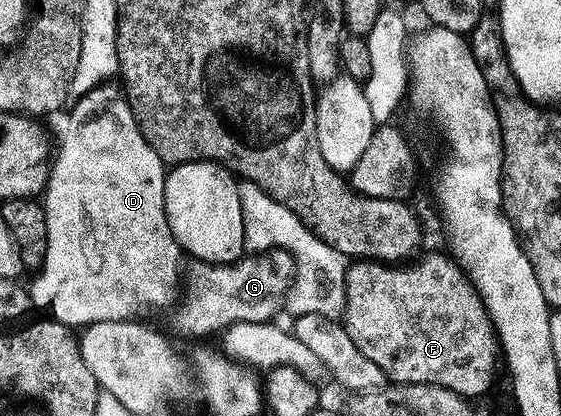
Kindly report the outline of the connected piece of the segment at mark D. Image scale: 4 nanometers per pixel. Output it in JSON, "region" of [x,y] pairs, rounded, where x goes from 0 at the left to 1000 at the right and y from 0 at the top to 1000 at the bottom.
{"region":[[[185,204],[168,214],[135,245],[137,257],[123,281],[123,300],[112,315],[109,349],[105,339],[103,368],[89,409],[87,445],[77,466],[77,500],[84,517],[86,603],[71,654],[61,663],[64,671],[55,690],[52,688],[52,707],[62,743],[77,752],[84,748],[82,755],[93,769],[128,791],[153,791],[187,774],[250,769],[273,748],[301,740],[314,719],[317,726],[323,704],[317,685],[321,675],[324,683],[330,651],[330,606],[310,570],[296,507],[299,404],[278,370],[276,358],[257,334],[228,243],[216,236],[210,216],[207,221],[198,209]]]}

